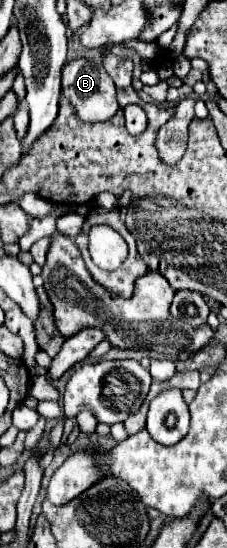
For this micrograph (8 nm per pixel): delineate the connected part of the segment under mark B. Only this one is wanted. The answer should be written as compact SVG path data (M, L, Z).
M97 53L91 59L73 59L63 67L63 97L67 97L73 107L77 109L77 115L81 121L107 121L107 117L113 117L119 109L115 101L115 85L111 77L107 75L103 67L103 55Z

